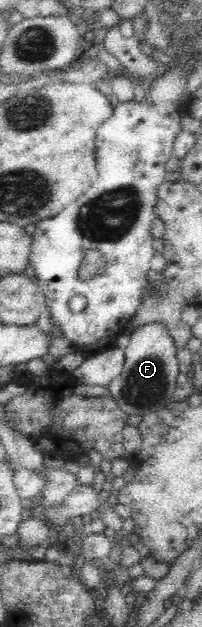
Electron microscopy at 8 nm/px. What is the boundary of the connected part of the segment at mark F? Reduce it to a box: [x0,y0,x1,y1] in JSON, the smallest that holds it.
[107,322,179,419]

